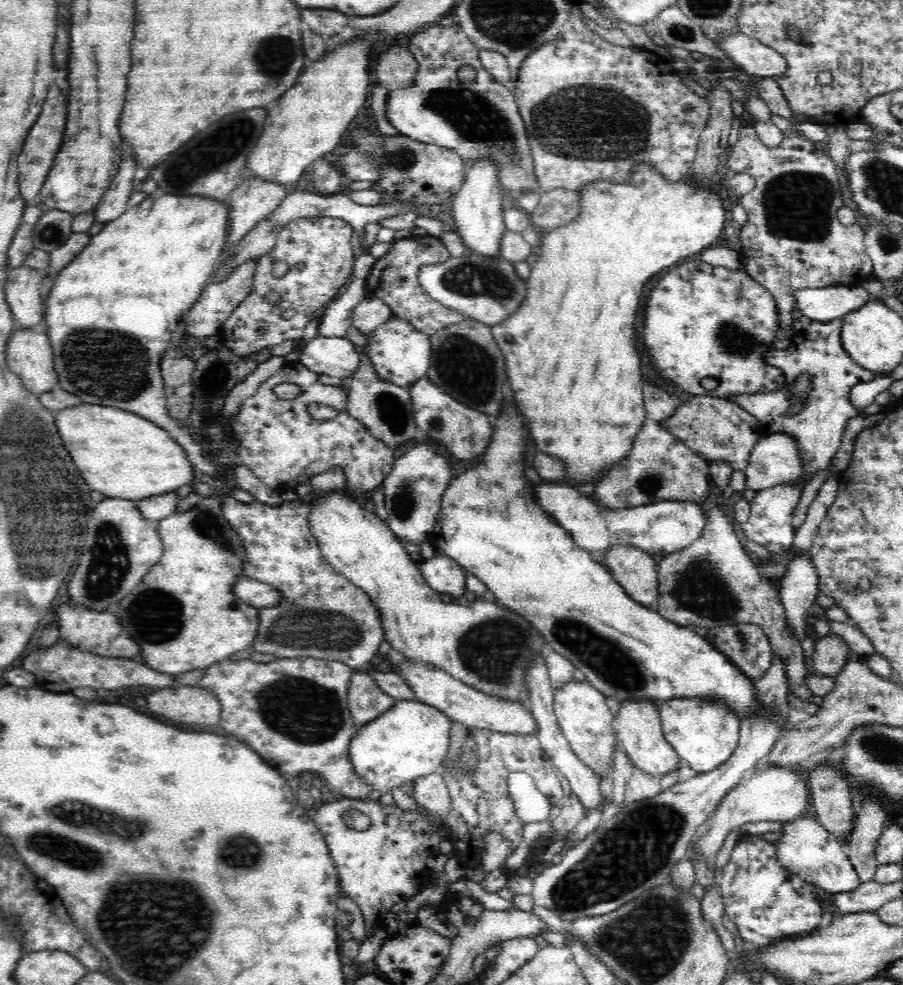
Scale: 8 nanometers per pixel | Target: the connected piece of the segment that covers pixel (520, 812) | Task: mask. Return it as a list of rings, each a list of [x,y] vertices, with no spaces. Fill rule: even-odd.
[[[512,772],[507,778],[507,789],[514,812],[524,825],[544,822],[551,816],[552,801],[538,789],[532,776],[524,772]]]

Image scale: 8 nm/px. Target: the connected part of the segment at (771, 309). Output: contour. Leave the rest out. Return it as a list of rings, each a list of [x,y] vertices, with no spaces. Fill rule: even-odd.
[[[696,257],[682,262],[681,265],[673,266],[668,273],[662,275],[662,278],[658,280],[658,284],[654,286],[654,290],[650,292],[650,296],[646,300],[646,310],[644,310],[642,342],[648,349],[648,356],[650,356],[650,362],[652,362],[654,372],[662,380],[673,382],[674,386],[681,387],[682,390],[689,391],[694,396],[712,395],[714,397],[730,399],[732,396],[738,396],[738,394],[756,394],[756,392],[762,392],[762,390],[778,390],[778,388],[782,388],[786,384],[784,374],[781,371],[773,371],[771,366],[764,361],[764,354],[766,354],[768,348],[773,346],[773,342],[777,338],[776,332],[779,330],[778,322],[778,307],[775,304],[774,298],[771,297],[771,294],[766,289],[763,289],[762,285],[758,284],[758,281],[749,277],[746,271],[742,271],[742,269],[715,267]],[[704,378],[715,378],[718,381],[718,386],[714,390],[706,390],[702,386],[702,380]]]

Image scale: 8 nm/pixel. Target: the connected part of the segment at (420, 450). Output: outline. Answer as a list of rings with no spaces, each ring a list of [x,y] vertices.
[[[426,443],[414,445],[395,460],[392,471],[380,488],[384,490],[388,513],[385,521],[400,540],[420,544],[428,540],[431,532],[436,531],[441,501],[450,484],[450,478],[453,478],[450,461],[446,461],[446,457],[441,454],[434,453],[434,449],[430,449]]]

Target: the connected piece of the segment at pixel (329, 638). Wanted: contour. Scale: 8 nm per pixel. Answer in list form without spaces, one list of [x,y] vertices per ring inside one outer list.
[[[232,497],[222,498],[222,502],[224,519],[230,523],[232,531],[236,531],[238,536],[240,536],[241,542],[244,543],[244,549],[247,551],[247,558],[242,559],[245,566],[244,576],[271,584],[276,590],[280,590],[281,593],[284,594],[284,600],[282,600],[280,604],[273,606],[273,608],[258,609],[258,614],[260,614],[261,617],[258,618],[258,637],[254,637],[254,644],[251,646],[252,650],[264,654],[273,654],[277,658],[300,658],[304,656],[308,658],[330,659],[341,662],[346,666],[351,666],[353,670],[358,670],[363,664],[372,660],[372,657],[379,653],[378,648],[380,648],[380,643],[384,642],[387,637],[385,624],[383,624],[380,610],[377,609],[376,603],[372,601],[364,589],[359,589],[353,582],[350,582],[343,574],[340,574],[323,558],[322,552],[314,540],[314,536],[311,536],[311,529],[310,526],[308,526],[308,513],[310,513],[310,509],[305,502],[297,500],[285,502],[282,506],[269,506],[268,504],[262,504],[257,501],[254,501],[251,504],[242,504],[242,502],[238,502],[238,500],[235,500]]]

